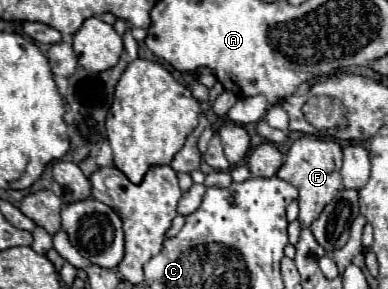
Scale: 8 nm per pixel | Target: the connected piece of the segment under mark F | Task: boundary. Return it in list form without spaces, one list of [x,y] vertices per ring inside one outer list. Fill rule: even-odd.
[[[302,136],[290,146],[284,158],[284,164],[276,176],[298,188],[298,194],[300,194],[298,196],[298,206],[300,206],[298,222],[302,228],[308,228],[320,216],[324,206],[334,198],[334,194],[338,194],[338,190],[342,188],[340,166],[342,166],[342,148],[334,140]]]

